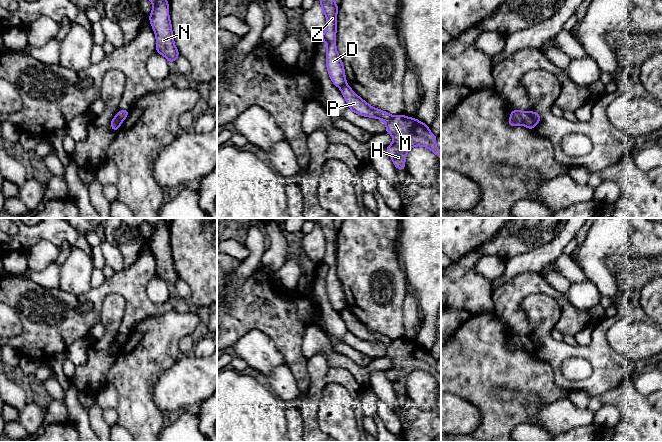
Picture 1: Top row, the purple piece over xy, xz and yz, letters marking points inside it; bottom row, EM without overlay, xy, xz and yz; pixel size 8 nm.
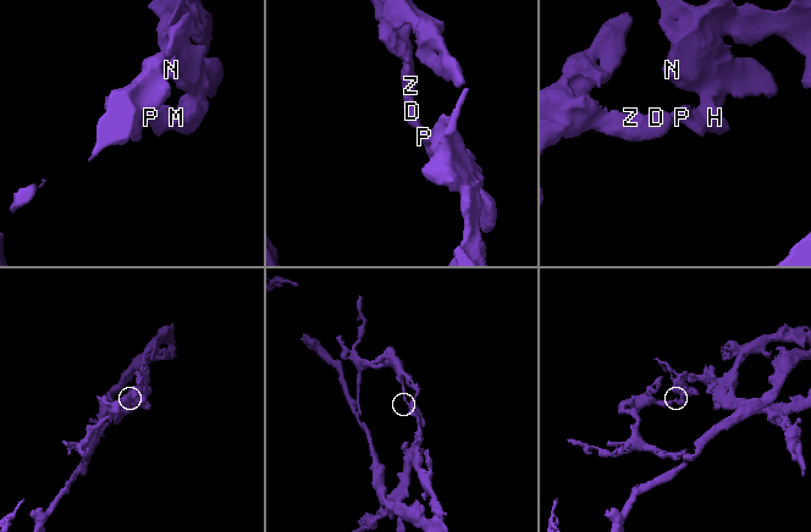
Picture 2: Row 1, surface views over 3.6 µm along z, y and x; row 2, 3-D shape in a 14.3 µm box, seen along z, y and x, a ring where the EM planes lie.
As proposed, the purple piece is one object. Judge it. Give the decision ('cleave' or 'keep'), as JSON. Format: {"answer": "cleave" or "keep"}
{"answer": "cleave"}

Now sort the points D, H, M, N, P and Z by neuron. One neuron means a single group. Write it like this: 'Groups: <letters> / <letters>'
Groups: D Z / H M N P

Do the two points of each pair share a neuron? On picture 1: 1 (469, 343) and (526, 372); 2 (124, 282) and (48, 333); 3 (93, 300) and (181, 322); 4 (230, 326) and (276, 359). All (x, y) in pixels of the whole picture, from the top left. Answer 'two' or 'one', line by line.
1: one
2: one
3: two
4: two

